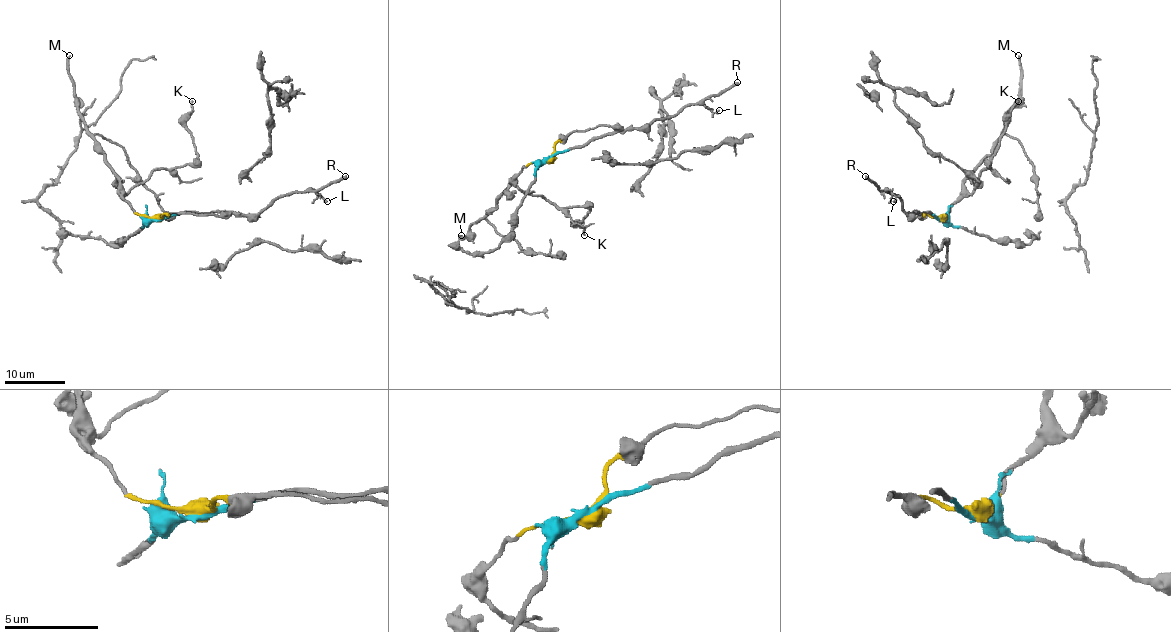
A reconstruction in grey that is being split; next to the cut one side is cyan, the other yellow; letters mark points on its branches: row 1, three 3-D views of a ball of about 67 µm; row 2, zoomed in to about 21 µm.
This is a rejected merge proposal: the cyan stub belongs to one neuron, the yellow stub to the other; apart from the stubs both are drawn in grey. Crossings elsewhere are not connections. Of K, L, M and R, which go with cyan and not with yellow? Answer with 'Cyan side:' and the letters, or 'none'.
Cyan side: L, R

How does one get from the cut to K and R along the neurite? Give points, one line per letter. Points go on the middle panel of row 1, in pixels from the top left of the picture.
K: (547, 158), (523, 167), (516, 185), (559, 207), (589, 210), (577, 222), (585, 234)
R: (547, 158), (582, 147), (609, 134), (646, 129), (655, 120), (664, 120), (738, 83)

